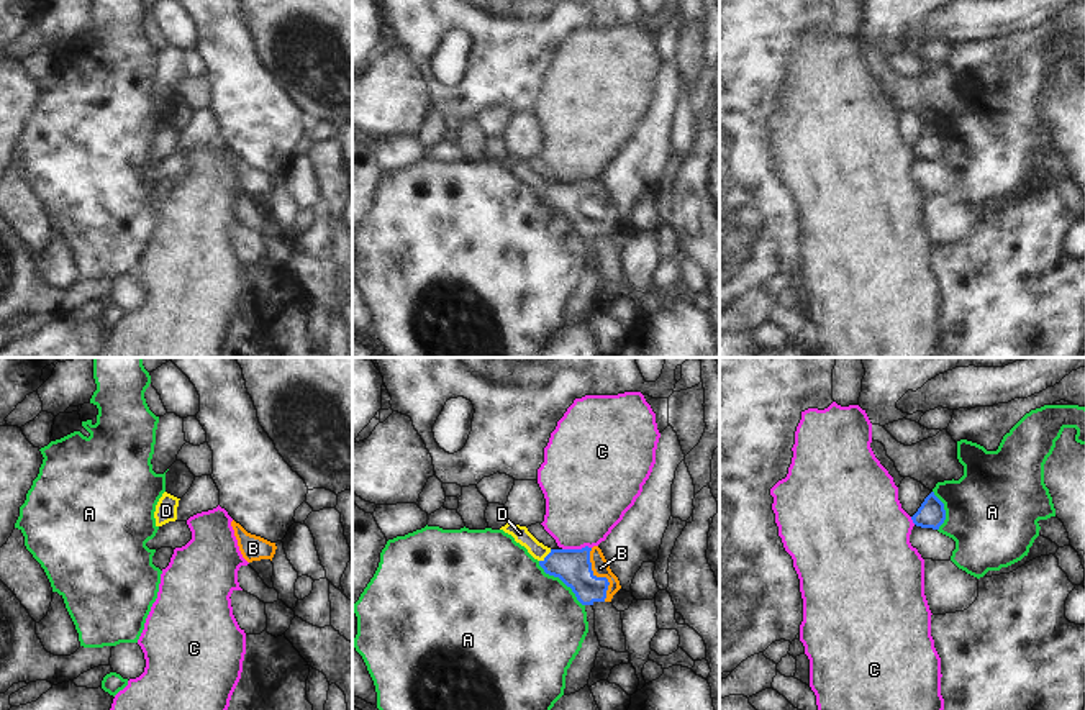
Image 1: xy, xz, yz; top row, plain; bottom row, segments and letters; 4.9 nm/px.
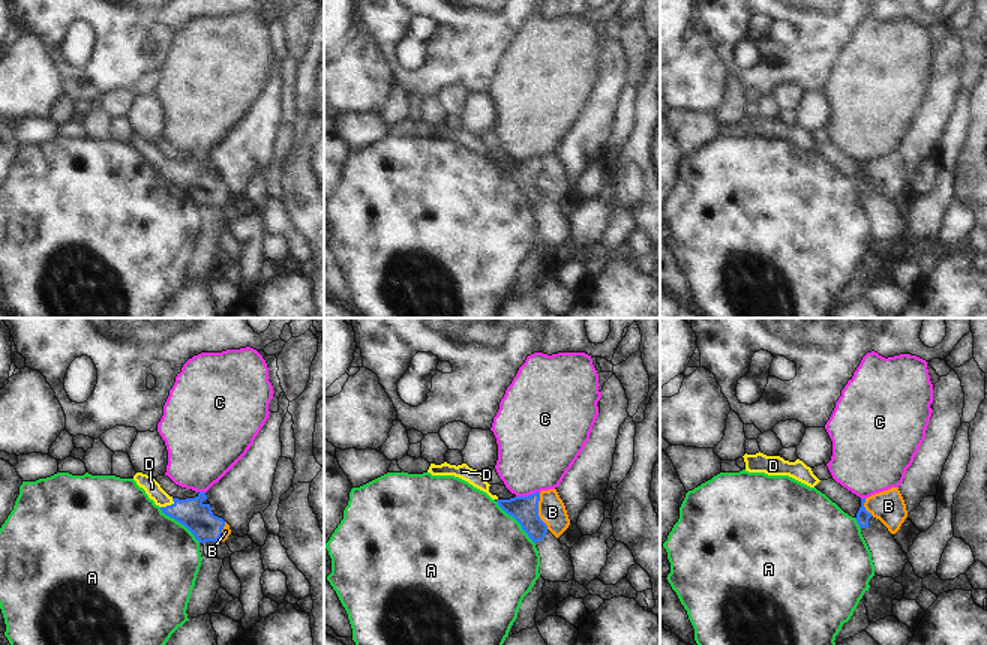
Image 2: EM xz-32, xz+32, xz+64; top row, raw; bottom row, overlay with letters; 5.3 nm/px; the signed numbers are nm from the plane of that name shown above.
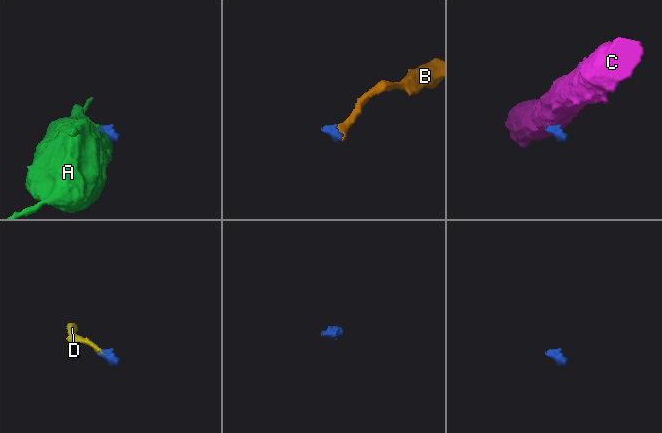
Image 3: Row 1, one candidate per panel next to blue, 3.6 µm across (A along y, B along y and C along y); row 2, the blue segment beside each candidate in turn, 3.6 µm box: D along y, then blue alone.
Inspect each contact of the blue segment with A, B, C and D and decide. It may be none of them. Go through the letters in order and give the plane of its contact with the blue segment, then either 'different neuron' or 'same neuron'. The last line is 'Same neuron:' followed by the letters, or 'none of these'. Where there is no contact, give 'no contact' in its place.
A: contact in xz; different neuron
B: contact in xz; same neuron
C: contact in xz; different neuron
D: contact in xz; same neuron
Same neuron: B, D

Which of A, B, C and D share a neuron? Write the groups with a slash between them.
A / B D / C

